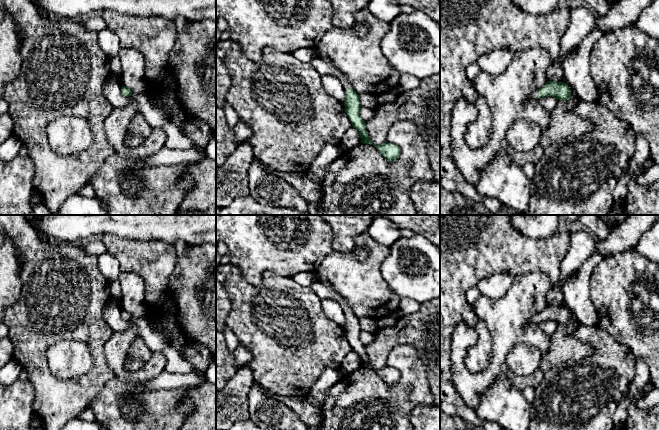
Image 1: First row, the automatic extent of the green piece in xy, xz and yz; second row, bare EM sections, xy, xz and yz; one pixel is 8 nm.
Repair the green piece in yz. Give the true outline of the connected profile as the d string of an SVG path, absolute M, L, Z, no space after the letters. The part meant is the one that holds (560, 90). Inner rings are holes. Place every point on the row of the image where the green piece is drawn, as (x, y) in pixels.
M547 81L547 83L537 91L530 94L529 98L541 98L545 96L555 97L557 100L568 101L571 97L571 90L564 82Z

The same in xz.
M317 56L316 58L314 58L314 59L312 59L312 61L311 61L310 63L311 63L311 65L317 70L317 72L318 72L321 76L330 75L330 76L336 77L338 80L341 81L341 83L342 83L342 85L343 85L343 87L344 87L344 89L345 89L345 93L346 93L346 100L345 100L345 102L343 103L344 106L345 106L345 112L346 112L346 114L347 114L347 116L348 116L348 118L349 118L349 120L350 120L352 126L359 132L359 135L360 135L360 138L361 138L361 143L363 143L363 144L370 144L370 145L375 146L375 147L380 151L380 153L382 154L382 156L385 158L385 160L386 160L387 162L392 162L392 161L396 160L396 159L399 157L400 153L401 153L401 150L400 150L400 148L399 148L397 145L391 144L391 143L388 143L388 142L385 142L385 143L383 143L383 144L381 144L381 145L374 145L374 144L372 143L372 141L371 141L371 139L370 139L370 137L369 137L369 135L368 135L368 133L367 133L366 127L365 127L365 121L361 118L361 116L360 116L360 114L359 114L359 109L361 108L360 95L358 95L358 94L354 91L354 89L351 87L351 84L350 84L350 82L347 80L346 76L345 76L340 70L338 70L337 68L333 67L328 61L325 61L325 60L321 59L320 57L318 57L318 56Z

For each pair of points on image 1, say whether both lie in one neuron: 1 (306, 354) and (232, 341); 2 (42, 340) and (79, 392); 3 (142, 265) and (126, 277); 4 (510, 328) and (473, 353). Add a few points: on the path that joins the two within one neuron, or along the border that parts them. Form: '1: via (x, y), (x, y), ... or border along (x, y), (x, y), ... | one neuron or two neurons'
1: border along (226, 325), (240, 344) | two neurons
2: via (40, 357), (40, 370), (62, 392) | one neuron
3: border along (121, 271), (137, 274), (144, 283), (145, 293) | two neurons
4: border along (482, 319), (491, 337), (492, 358), (489, 364) | two neurons

